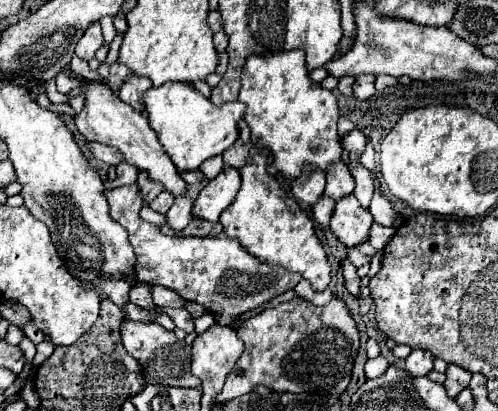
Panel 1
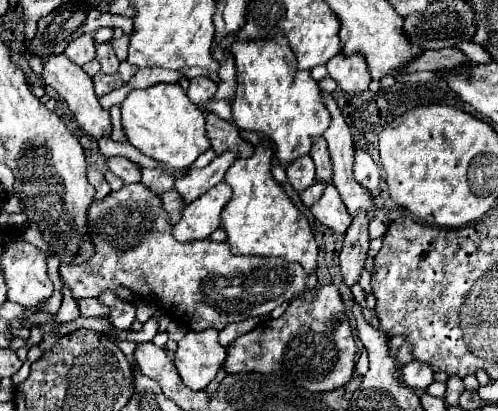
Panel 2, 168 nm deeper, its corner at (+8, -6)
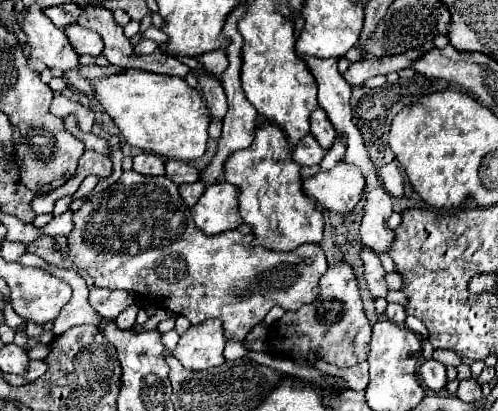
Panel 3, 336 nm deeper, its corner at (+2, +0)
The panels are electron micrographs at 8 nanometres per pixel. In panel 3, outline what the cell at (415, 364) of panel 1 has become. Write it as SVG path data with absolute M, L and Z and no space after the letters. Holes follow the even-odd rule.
M426 360L420 366L420 378L430 390L438 392L446 386L446 368L444 368L444 364L440 364L436 360Z

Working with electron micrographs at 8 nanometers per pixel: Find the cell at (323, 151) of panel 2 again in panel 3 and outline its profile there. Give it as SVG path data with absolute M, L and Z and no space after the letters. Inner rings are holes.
M322 108L314 110L314 114L310 114L310 132L314 134L314 138L320 142L320 146L324 150L328 150L336 138L334 126L330 124L326 112L322 112Z

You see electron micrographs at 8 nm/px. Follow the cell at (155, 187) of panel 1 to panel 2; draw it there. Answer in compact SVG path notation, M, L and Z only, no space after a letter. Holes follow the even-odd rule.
M142 168L142 180L140 182L144 186L148 186L158 196L164 194L164 192L168 192L168 190L172 190L172 186L174 186L174 178L164 168L158 168L158 170Z

